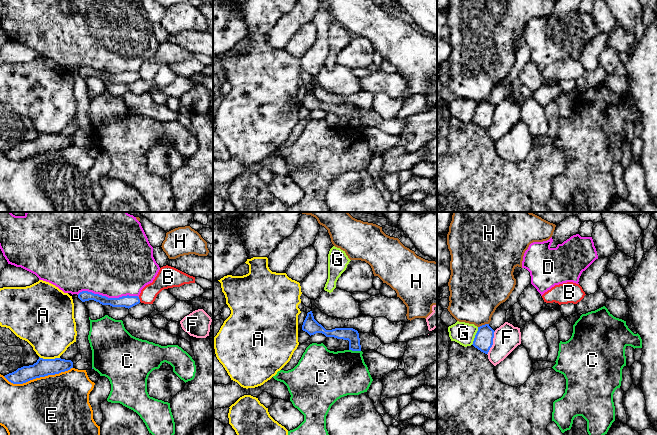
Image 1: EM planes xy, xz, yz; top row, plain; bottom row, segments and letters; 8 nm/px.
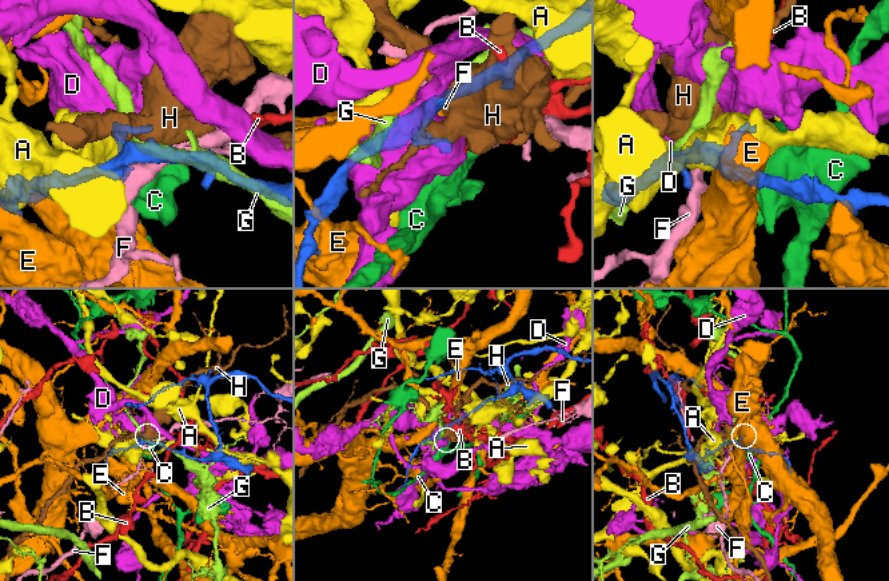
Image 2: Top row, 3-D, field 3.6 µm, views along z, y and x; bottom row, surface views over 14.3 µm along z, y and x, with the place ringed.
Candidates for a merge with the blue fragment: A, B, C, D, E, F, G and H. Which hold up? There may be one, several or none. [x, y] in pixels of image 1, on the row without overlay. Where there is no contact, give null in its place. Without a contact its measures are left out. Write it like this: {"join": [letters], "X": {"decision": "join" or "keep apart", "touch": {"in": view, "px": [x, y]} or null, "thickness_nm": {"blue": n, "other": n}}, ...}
{"join": [], "A": {"decision": "keep apart", "touch": {"in": "xy", "px": [49, 135]}, "thickness_nm": {"blue": 140, "other": 420}}, "B": {"decision": "keep apart", "touch": {"in": "xy", "px": [139, 75]}, "thickness_nm": {"blue": 100, "other": 140}}, "C": {"decision": "keep apart", "touch": {"in": "xz", "px": [355, 126]}, "thickness_nm": {"blue": 110, "other": 360}}, "D": {"decision": "keep apart", "touch": {"in": "xy", "px": [107, 73]}, "thickness_nm": {"blue": 100, "other": 480}}, "E": {"decision": "keep apart", "touch": {"in": "xy", "px": [37, 153]}, "thickness_nm": {"blue": 140, "other": 480}}, "F": {"decision": "keep apart", "touch": {"in": "yz", "px": [492, 119]}, "thickness_nm": {"blue": 160, "other": 200}}, "G": {"decision": "keep apart", "touch": {"in": "yz", "px": [475, 112]}, "thickness_nm": {"blue": 160, "other": 180}}, "H": {"decision": "keep apart", "touch": {"in": "yz", "px": [483, 101]}, "thickness_nm": {"blue": 160, "other": 400}}}

